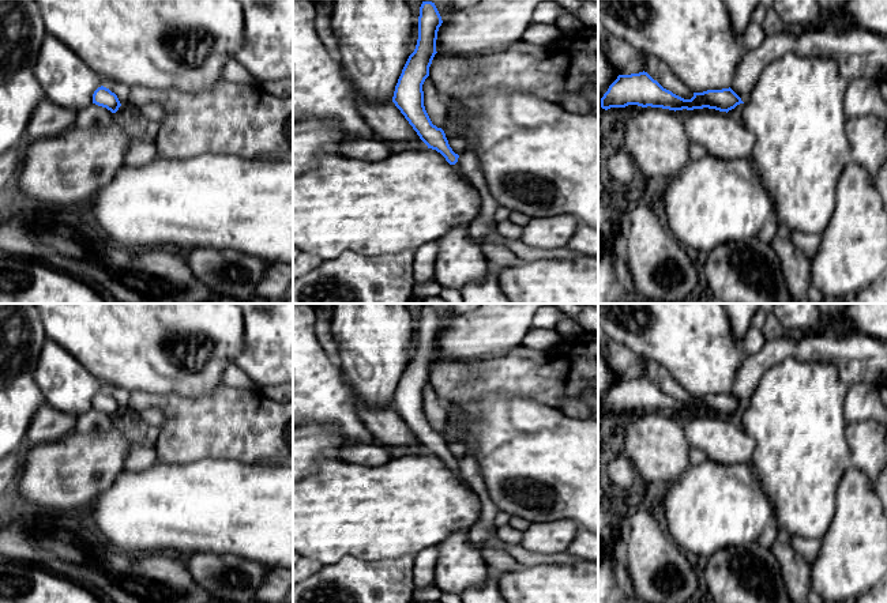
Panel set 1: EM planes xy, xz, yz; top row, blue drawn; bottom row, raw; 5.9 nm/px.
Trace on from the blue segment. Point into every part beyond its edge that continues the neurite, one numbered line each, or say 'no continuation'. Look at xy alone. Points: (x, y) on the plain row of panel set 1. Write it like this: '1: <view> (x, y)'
no continuation

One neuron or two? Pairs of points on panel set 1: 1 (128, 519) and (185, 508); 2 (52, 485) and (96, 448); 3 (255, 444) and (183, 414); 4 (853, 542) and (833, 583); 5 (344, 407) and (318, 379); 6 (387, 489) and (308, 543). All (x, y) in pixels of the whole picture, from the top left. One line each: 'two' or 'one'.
1: one
2: one
3: one
4: one
5: one
6: one

